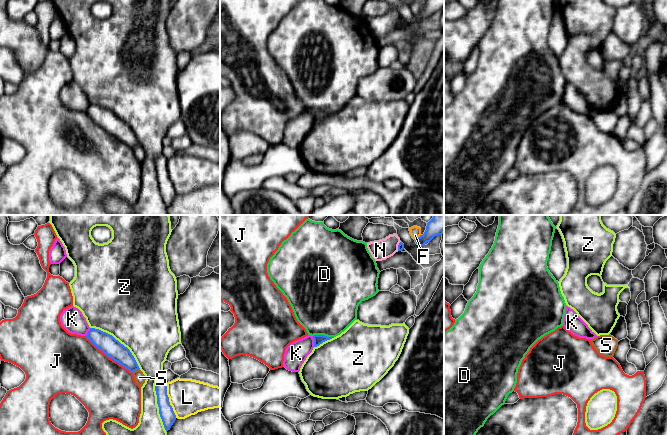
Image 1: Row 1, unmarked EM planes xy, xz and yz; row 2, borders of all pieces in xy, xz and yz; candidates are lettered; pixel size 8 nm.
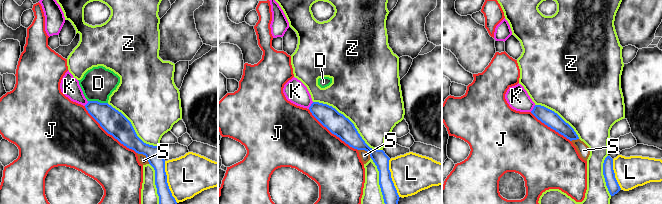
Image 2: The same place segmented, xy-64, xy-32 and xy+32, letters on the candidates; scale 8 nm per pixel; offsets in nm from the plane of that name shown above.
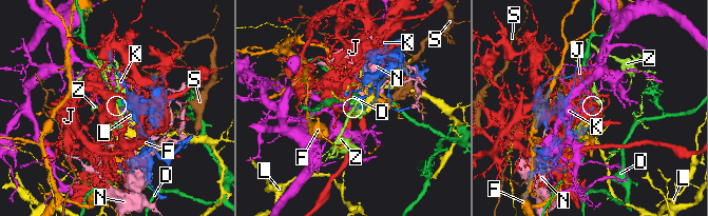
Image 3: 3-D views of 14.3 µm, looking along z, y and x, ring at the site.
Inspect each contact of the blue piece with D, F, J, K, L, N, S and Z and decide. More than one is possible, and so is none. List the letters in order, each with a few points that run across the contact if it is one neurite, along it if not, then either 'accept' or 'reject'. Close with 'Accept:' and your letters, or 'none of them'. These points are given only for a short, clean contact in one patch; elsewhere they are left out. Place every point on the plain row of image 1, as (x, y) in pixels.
D: reject
F: xz (420, 10), (414, 15) | reject
J: reject
K: xz (312, 112), (314, 122) | reject
L: reject
N: reject
S: reject
Z: reject
Accept: none of them

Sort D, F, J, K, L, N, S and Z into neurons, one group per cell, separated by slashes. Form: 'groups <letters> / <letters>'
groups D / F / J / K / L / N / S / Z

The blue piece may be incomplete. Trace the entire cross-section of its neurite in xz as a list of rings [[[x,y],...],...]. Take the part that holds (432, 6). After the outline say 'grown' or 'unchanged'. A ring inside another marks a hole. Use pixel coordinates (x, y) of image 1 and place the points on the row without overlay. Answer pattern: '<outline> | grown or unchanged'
[[[427,0],[426,6],[423,11],[420,11],[417,15],[414,15],[416,20],[424,22],[427,18],[430,18],[435,12],[442,11],[444,9],[444,0]]] | unchanged

